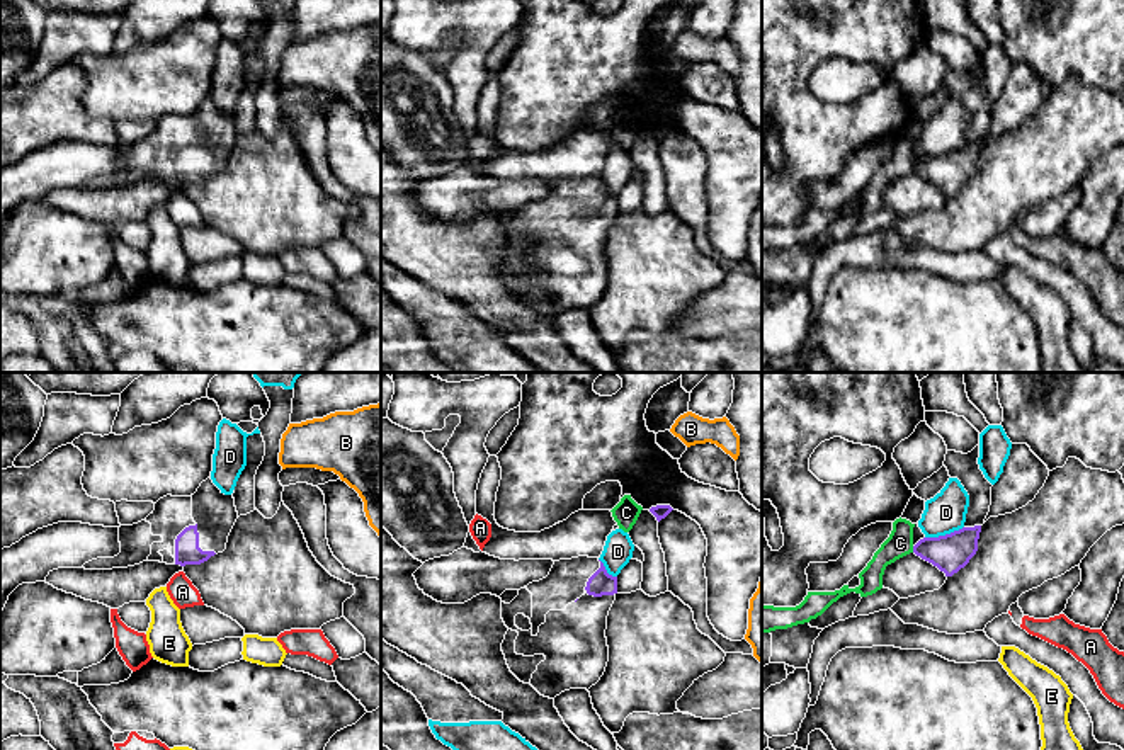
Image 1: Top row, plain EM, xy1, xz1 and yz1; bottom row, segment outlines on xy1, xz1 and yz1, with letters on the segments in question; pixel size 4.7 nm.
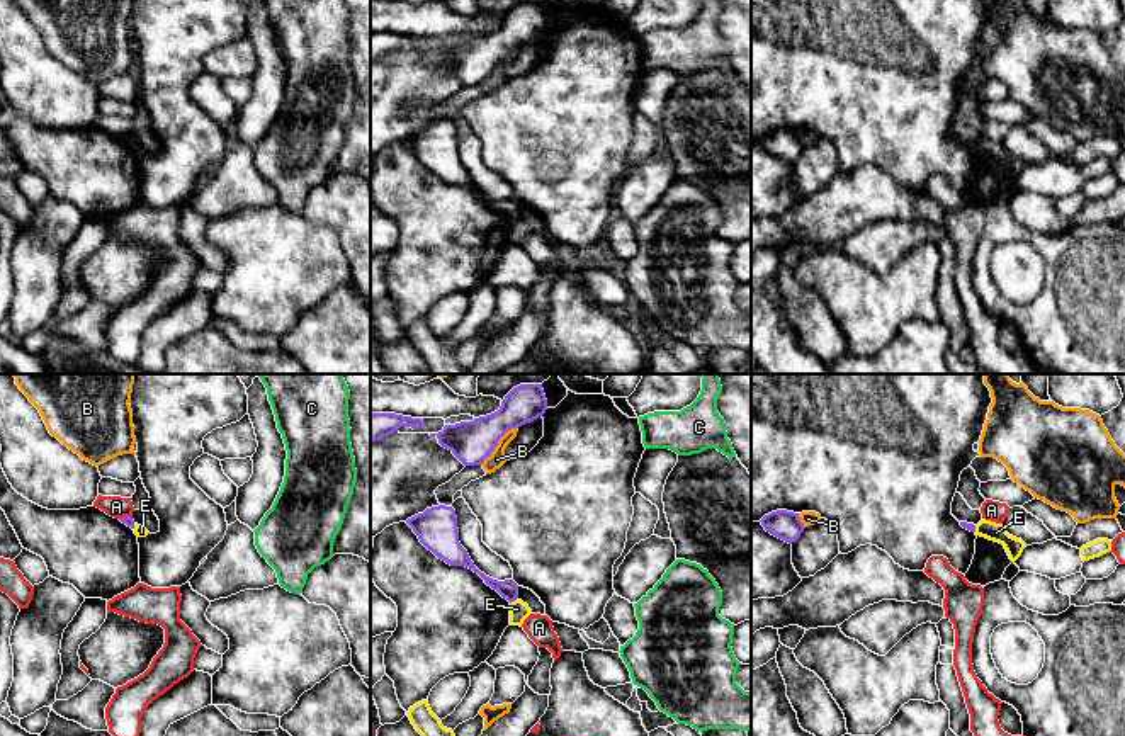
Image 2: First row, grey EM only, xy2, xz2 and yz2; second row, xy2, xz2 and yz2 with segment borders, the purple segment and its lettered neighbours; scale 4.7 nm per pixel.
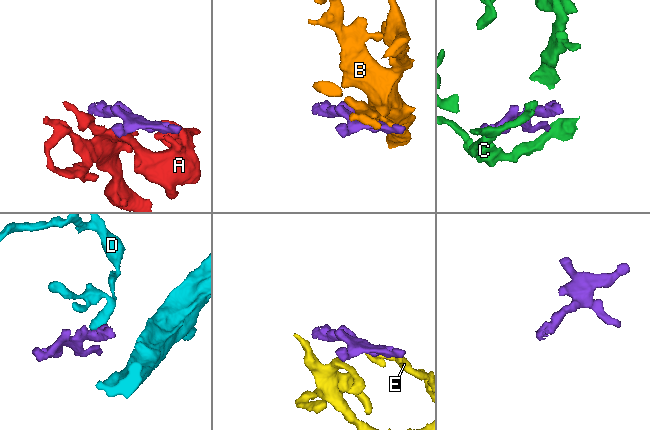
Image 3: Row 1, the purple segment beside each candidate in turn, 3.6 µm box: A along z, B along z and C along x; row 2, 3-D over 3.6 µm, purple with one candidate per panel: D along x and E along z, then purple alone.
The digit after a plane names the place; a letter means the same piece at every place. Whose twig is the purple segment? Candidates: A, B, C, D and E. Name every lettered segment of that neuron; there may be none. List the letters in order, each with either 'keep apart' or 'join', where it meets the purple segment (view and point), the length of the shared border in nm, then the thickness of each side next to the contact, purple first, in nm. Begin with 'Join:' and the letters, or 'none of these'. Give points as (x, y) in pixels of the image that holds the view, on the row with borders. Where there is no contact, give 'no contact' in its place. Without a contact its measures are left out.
Join: none of these
A: keep apart; meets purple in xy2 at (124, 517); contact 70 nm long; 50 nm thick on the purple side, 100 nm on the other
B: keep apart; meets purple in xz2 at (497, 444); contact 260 nm long; 200 nm thick on the purple side, 80 nm on the other
C: keep apart; meets purple in yz1 at (913, 550); contact 30 nm long; 180 nm thick on the purple side, 130 nm on the other
D: keep apart; meets purple in yz1 at (946, 534); contact 190 nm long; 180 nm thick on the purple side, 190 nm on the other
E: keep apart; meets purple in xz2 at (514, 600); contact 50 nm long; 90 nm thick on the purple side, 90 nm on the other

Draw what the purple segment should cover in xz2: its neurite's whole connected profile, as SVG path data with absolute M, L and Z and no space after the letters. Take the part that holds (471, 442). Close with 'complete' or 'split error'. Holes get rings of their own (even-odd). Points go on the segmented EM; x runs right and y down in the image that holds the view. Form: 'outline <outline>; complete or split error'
outline M520 384L505 396L498 411L472 422L445 425L442 432L430 435L464 466L481 466L508 430L537 420L546 410L542 384Z; complete

